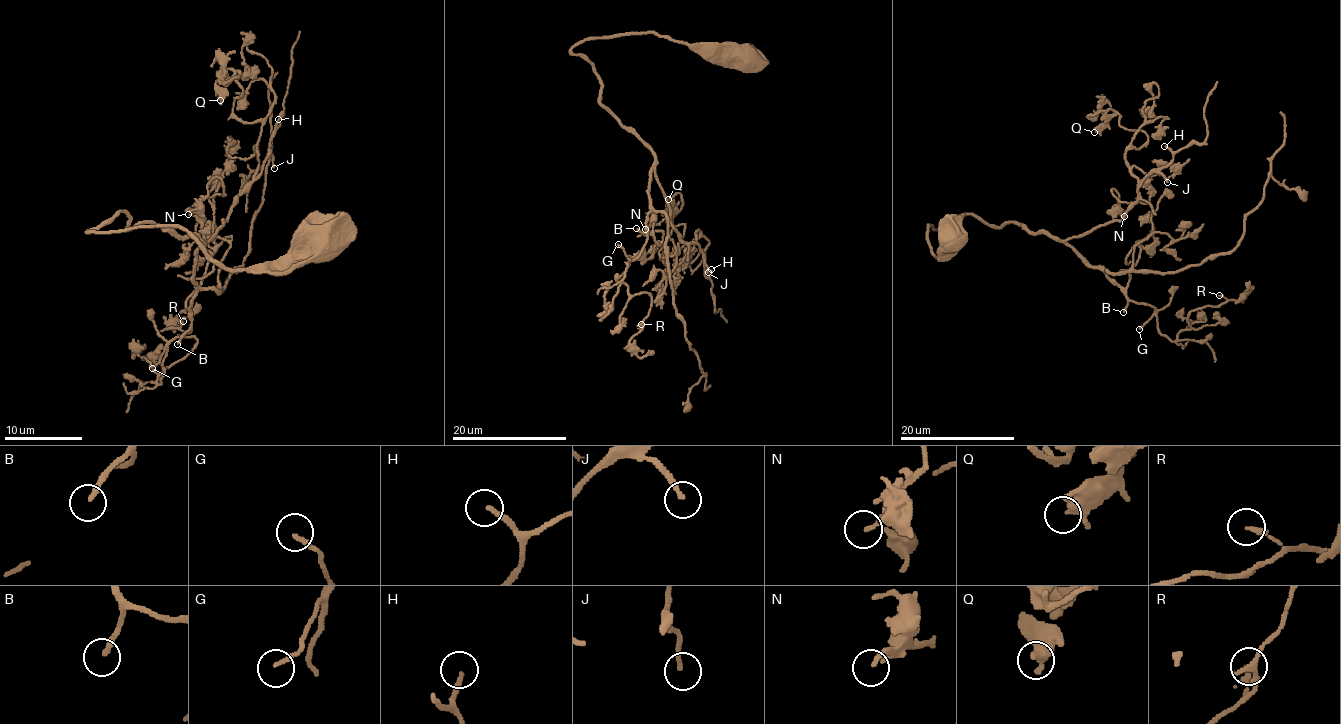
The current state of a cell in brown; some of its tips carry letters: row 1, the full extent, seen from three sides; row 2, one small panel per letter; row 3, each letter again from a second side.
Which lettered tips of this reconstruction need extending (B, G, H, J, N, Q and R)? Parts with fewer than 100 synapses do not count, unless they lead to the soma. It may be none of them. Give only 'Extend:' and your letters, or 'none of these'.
Extend: B, H, J

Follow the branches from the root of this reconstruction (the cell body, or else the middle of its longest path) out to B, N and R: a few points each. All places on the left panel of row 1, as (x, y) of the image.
B: (326, 243), (286, 273), (229, 271), (179, 228), (91, 228), (124, 212), (128, 228), (202, 243), (177, 344)
N: (326, 243), (268, 273), (171, 226), (87, 232), (124, 212), (194, 236), (218, 292), (218, 177), (188, 214)
R: (326, 243), (268, 273), (171, 226), (87, 232), (124, 212), (194, 236), (159, 383), (183, 321)

